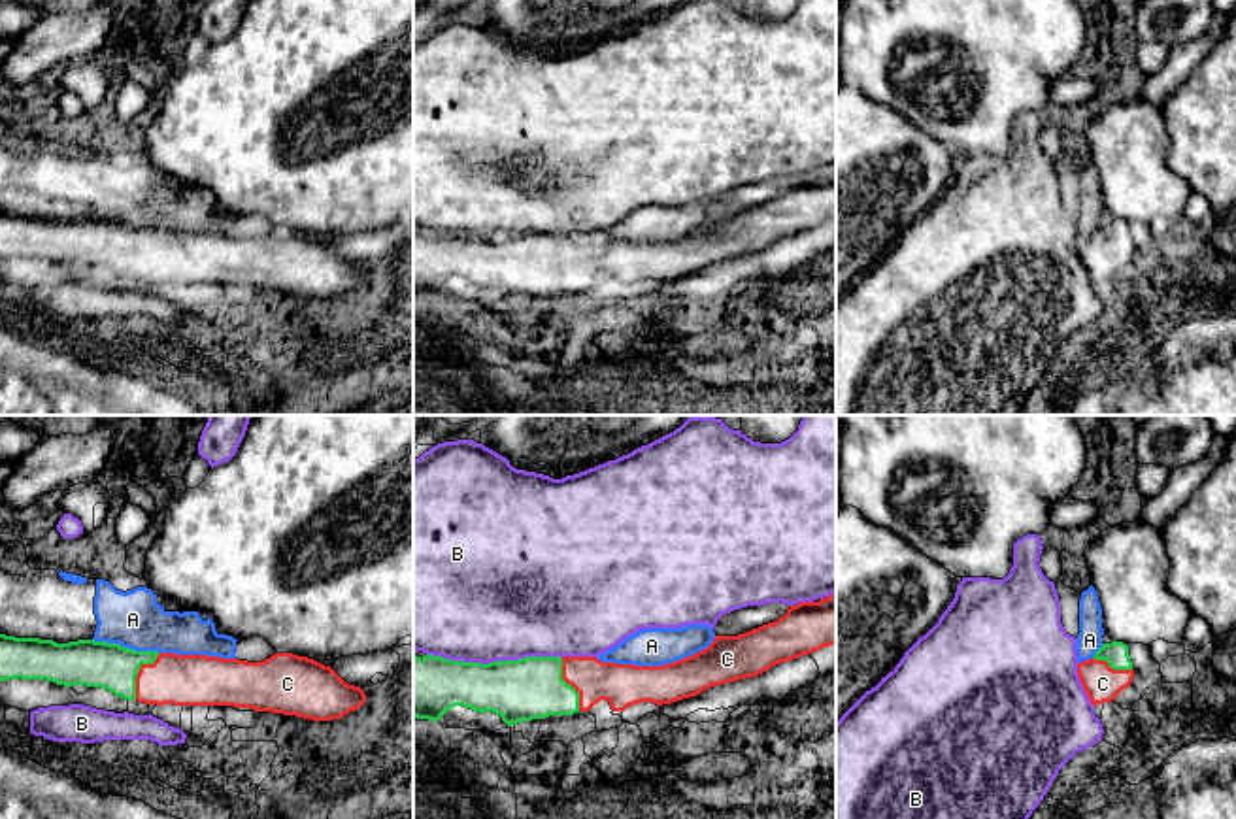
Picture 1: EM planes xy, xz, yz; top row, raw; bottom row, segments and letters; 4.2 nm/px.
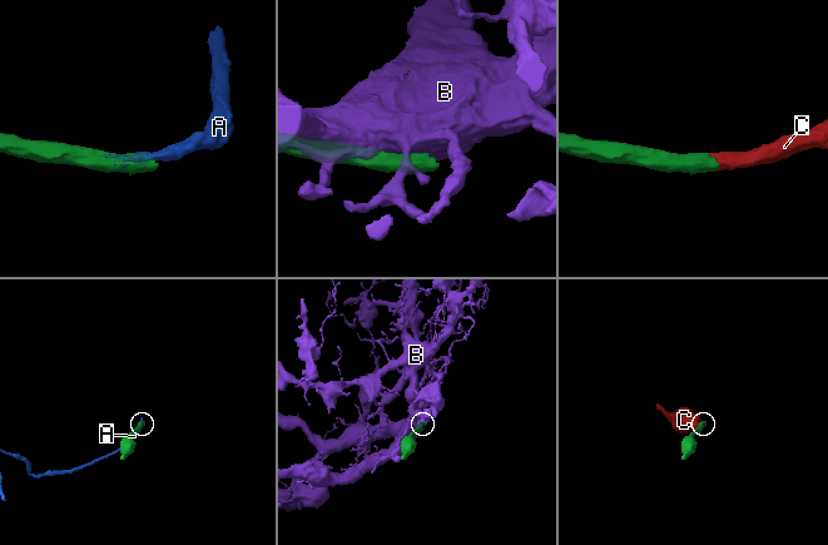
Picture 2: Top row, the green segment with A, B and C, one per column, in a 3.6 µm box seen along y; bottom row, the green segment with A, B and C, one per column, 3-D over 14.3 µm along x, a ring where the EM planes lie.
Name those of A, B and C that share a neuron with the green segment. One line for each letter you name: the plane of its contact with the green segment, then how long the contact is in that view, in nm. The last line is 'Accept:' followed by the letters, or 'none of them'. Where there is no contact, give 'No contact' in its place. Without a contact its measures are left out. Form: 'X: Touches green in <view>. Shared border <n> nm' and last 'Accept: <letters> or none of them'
C: Touches green in xy. Shared border 220 nm
Accept: C

